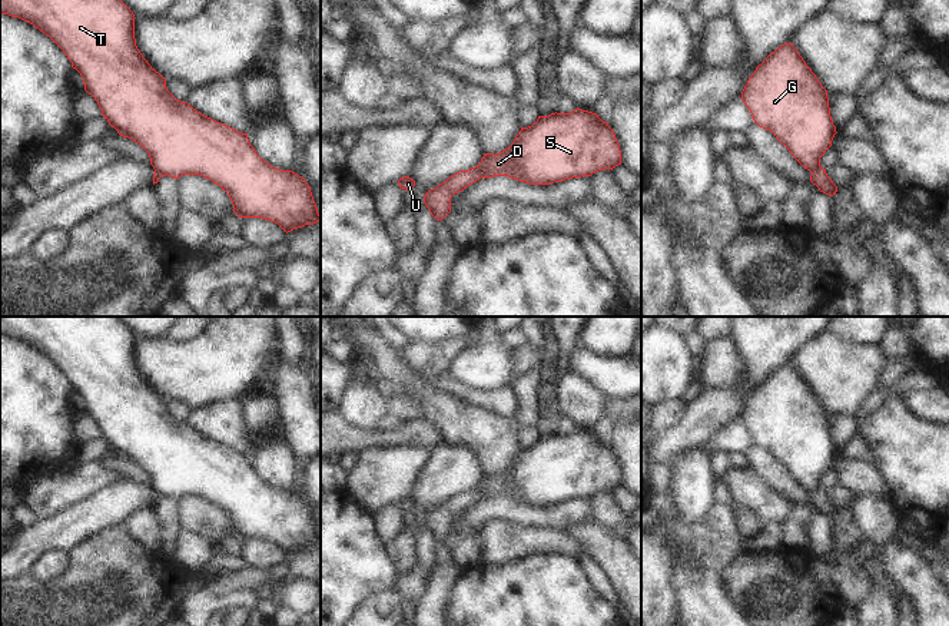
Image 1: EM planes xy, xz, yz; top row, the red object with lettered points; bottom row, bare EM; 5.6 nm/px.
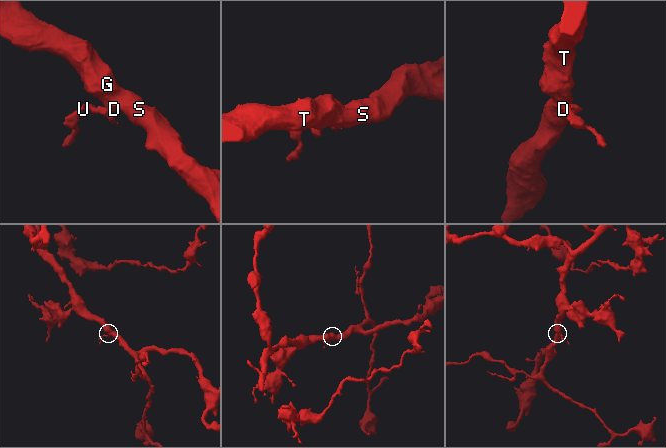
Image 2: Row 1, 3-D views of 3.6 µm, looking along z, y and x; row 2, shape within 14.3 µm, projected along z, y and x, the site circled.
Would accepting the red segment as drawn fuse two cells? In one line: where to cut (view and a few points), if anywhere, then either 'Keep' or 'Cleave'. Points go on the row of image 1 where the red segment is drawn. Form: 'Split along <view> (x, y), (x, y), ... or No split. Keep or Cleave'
Split along xz (477, 166), (483, 176). Cleave.

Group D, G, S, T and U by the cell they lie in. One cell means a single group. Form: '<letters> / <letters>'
D G S T / U

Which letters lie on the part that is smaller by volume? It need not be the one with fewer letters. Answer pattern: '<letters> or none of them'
U

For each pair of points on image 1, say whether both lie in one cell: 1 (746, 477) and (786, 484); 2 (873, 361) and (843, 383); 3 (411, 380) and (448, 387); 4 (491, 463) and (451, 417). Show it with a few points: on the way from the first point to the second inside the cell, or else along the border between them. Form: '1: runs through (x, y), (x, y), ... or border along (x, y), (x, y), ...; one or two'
1: border along (749, 466), (767, 484), (782, 492), (790, 500); two
2: runs through (866, 363), (850, 376); one
3: border along (432, 380), (435, 388), (461, 398); two
4: runs through (487, 451), (463, 427); one

